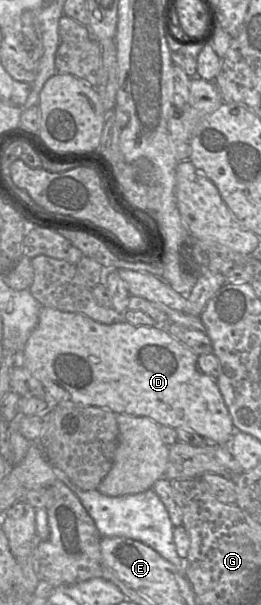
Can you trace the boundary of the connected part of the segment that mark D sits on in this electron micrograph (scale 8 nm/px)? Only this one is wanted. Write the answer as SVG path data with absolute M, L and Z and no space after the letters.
M42 306L39 313L37 326L30 334L21 353L16 353L16 365L27 368L31 374L44 386L46 393L55 403L74 403L111 410L115 414L127 414L137 417L147 417L159 426L168 426L173 429L182 428L193 431L209 442L225 445L233 436L235 431L232 419L224 403L216 381L204 374L197 368L197 355L174 339L164 327L133 326L126 322L112 325L104 325L94 321L83 313L62 312L50 307Z

